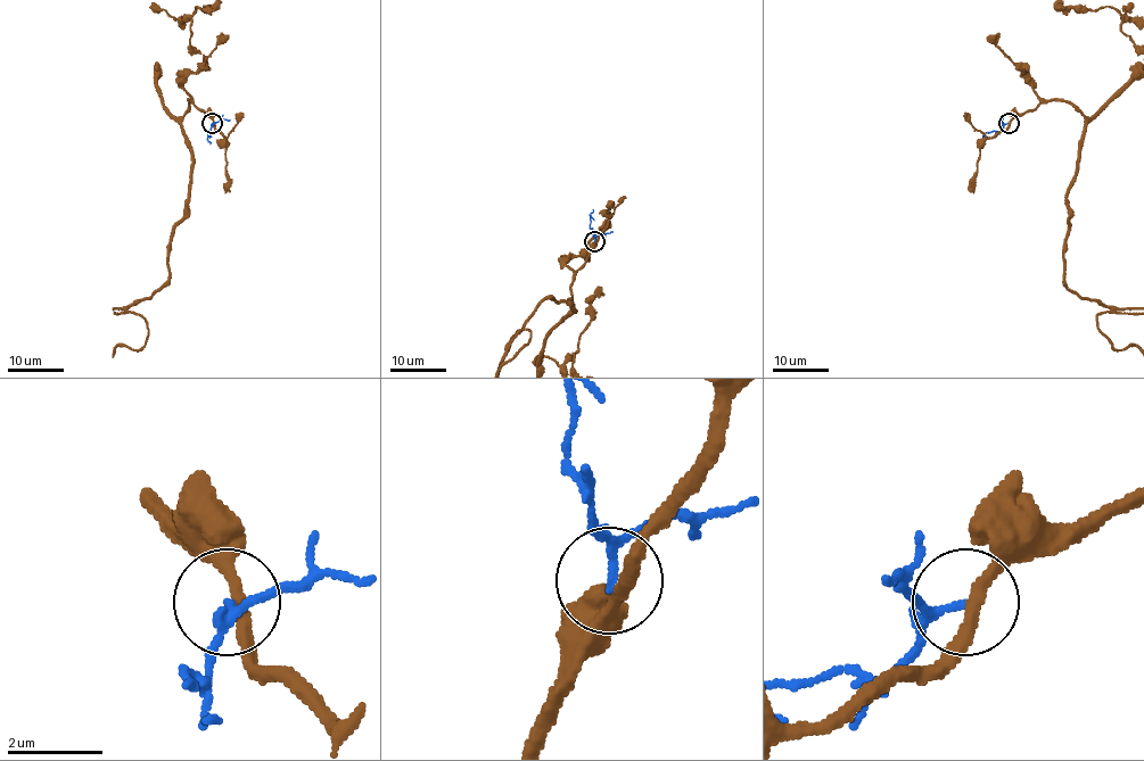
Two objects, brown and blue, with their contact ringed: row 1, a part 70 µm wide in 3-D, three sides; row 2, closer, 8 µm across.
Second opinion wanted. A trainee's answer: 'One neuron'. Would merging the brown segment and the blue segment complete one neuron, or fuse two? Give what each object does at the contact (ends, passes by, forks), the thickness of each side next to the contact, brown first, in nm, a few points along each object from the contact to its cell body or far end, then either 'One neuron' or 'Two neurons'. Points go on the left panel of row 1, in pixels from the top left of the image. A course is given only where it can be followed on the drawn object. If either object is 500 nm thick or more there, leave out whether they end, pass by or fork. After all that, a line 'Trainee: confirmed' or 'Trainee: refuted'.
At the ring brown passes by. At the ring blue forks. Thickness 280 nm (brown) against 110 nm. Course of blue: (213, 123), (207, 131), (210, 145). Two neurons
Trainee: refuted

